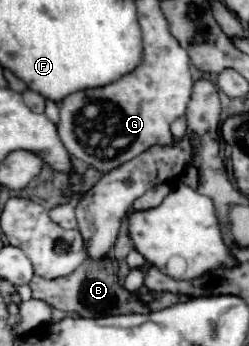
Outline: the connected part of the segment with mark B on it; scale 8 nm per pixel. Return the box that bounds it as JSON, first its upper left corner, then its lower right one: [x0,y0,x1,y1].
[29,257,149,317]

